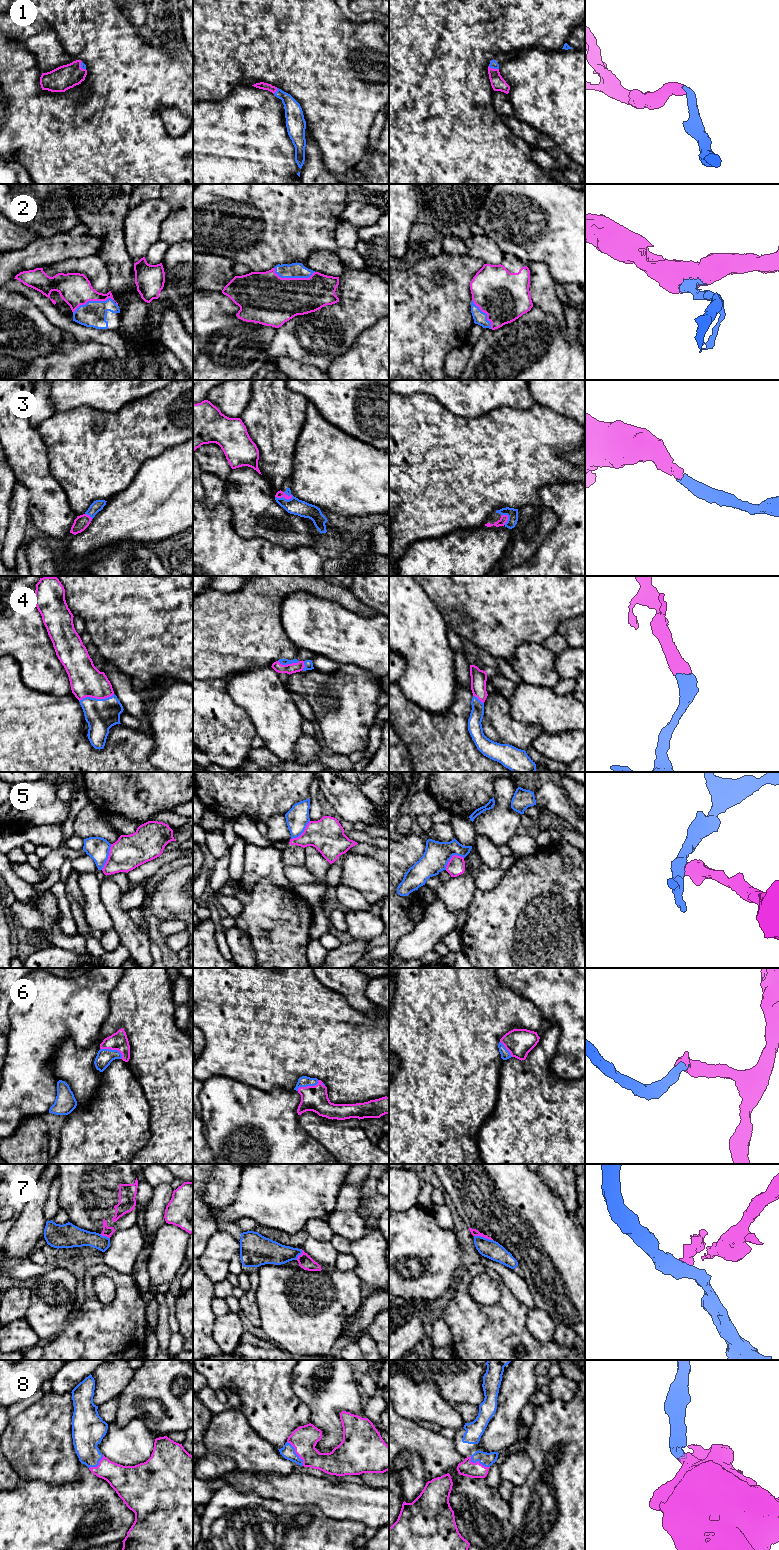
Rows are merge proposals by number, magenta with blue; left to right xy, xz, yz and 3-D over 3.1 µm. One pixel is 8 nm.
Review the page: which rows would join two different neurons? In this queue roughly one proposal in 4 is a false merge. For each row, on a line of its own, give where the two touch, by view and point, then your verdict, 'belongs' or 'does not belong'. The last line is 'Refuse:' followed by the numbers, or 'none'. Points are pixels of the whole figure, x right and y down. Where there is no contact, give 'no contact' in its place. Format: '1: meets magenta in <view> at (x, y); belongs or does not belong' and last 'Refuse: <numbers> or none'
1: meets magenta in yz at (492, 68); belongs
2: meets magenta in xz at (292, 278); belongs
3: meets magenta in xz at (284, 497); belongs
4: meets magenta in xy at (96, 698); belongs
5: meets magenta in xy at (108, 857); does not belong
6: meets magenta in xy at (112, 1049); belongs
7: meets magenta in yz at (483, 1236); does not belong
8: meets magenta in xz at (295, 1452); belongs
Refuse: 5, 7

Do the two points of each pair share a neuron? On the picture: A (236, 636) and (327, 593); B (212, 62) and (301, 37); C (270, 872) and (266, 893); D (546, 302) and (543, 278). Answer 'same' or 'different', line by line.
A: same
B: same
C: different
D: same

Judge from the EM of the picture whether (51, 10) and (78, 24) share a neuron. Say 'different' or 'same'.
same

